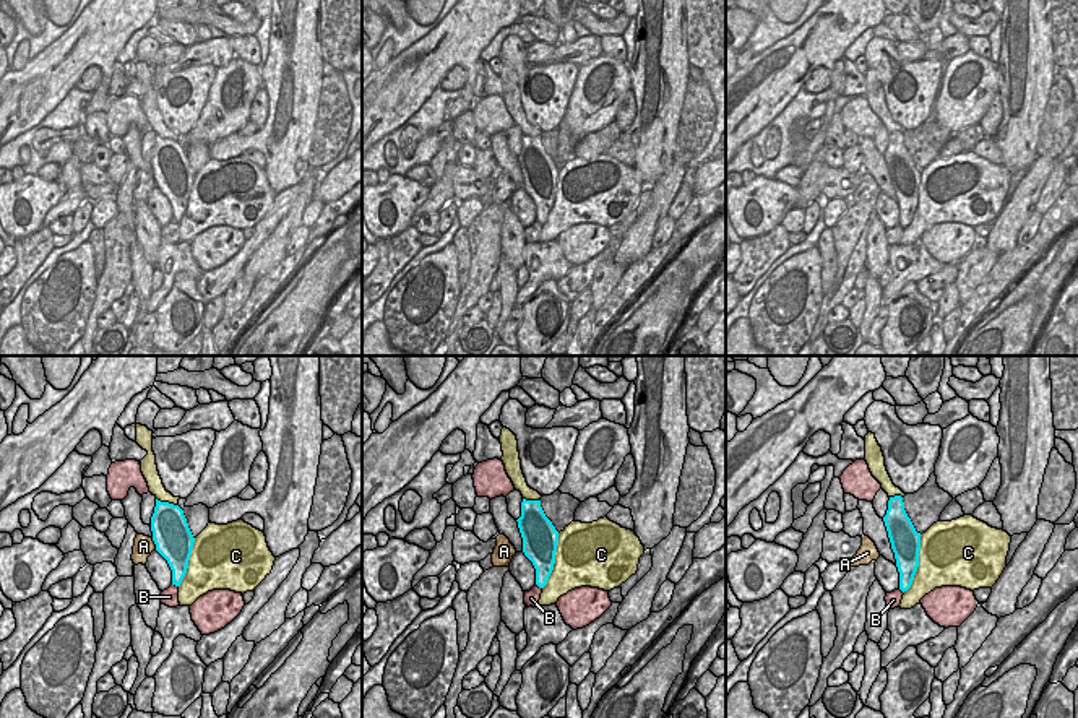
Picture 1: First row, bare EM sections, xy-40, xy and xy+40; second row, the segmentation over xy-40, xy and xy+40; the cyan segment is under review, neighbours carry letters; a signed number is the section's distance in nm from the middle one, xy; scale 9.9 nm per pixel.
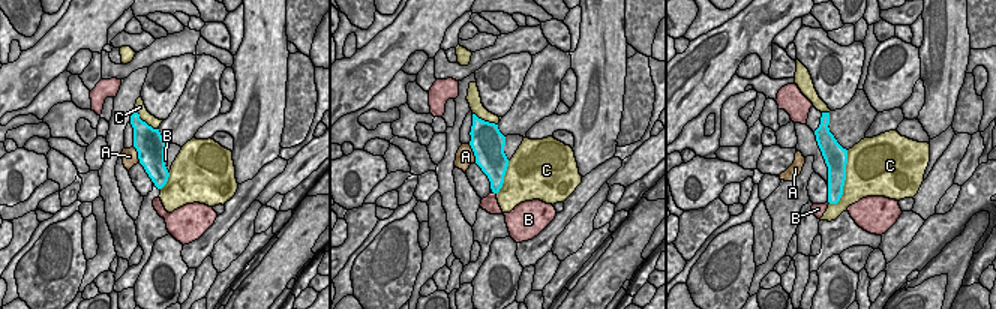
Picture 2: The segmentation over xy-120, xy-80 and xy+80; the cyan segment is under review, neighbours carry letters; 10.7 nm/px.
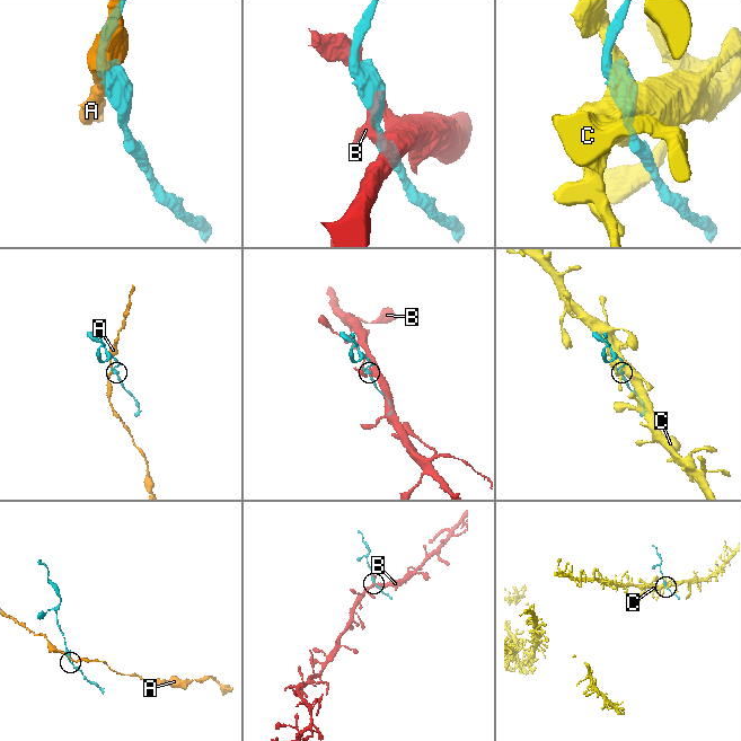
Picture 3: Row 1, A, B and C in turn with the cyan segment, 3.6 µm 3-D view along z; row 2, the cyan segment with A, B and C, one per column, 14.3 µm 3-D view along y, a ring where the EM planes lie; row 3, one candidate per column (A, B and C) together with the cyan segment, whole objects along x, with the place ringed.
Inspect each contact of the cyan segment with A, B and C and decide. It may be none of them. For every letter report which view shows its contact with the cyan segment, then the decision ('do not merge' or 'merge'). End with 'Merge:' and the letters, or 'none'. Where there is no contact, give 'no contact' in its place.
A: contact in xy-40; do not merge
B: contact in xy-40; do not merge
C: contact in xy+40; do not merge
Merge: none

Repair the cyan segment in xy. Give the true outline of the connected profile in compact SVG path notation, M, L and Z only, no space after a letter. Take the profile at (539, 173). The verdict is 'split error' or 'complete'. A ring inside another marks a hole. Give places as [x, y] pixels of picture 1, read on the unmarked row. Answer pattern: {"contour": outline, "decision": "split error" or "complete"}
{"contour": "M541 136L521 138L521 153L516 156L523 174L523 188L536 205L536 221L544 224L554 206L558 167L545 153Z", "decision": "complete"}

